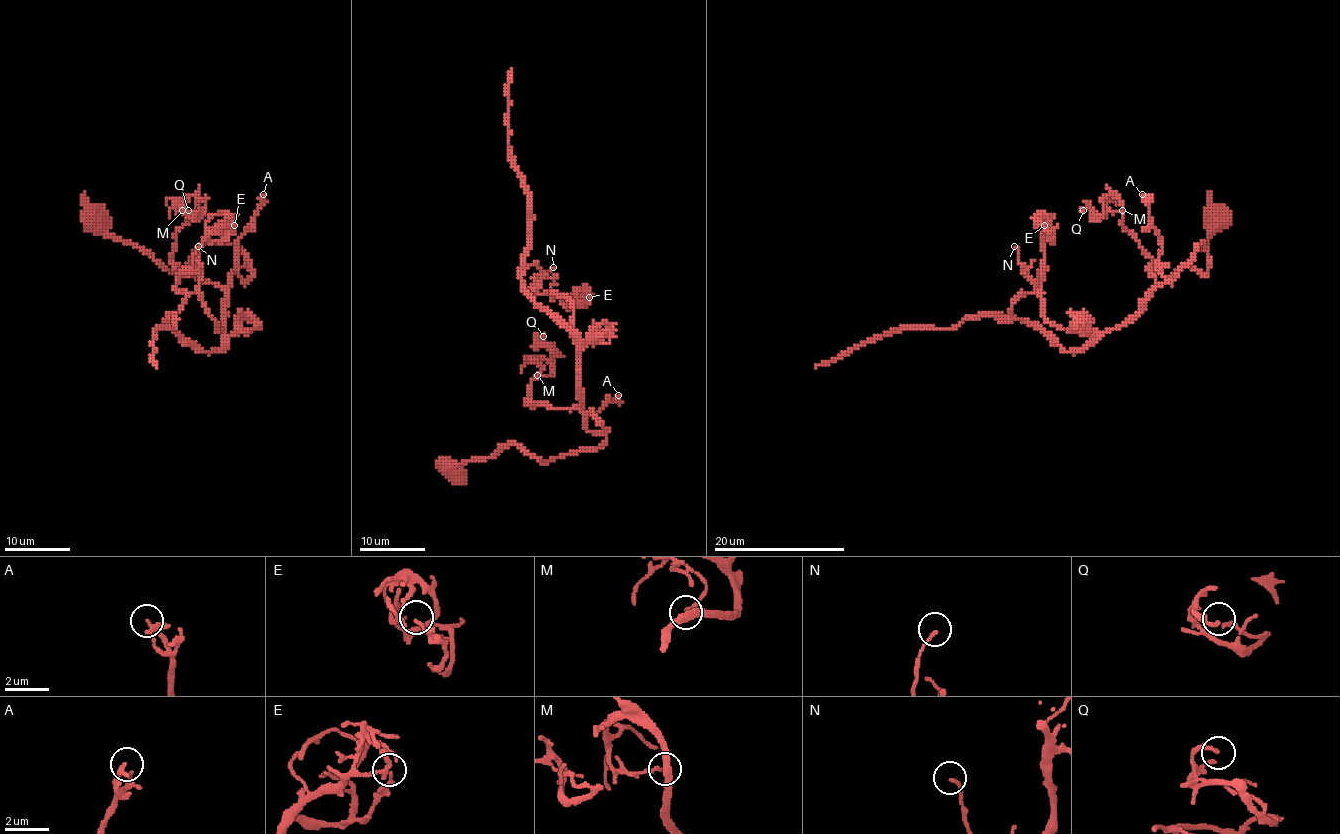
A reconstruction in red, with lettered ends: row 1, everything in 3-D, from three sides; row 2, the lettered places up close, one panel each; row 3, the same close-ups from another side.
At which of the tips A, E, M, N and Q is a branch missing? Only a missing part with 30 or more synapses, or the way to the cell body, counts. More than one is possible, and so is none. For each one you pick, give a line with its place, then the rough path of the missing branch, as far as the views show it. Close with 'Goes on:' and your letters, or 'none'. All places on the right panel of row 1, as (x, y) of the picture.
Goes on: none

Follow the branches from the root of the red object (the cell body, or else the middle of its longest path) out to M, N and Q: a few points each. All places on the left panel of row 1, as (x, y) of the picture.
M: (95, 217), (177, 274), (203, 245), (236, 245), (250, 264), (226, 287), (172, 259), (196, 199), (182, 210)
N: (95, 217), (177, 274), (206, 243), (242, 251), (213, 351), (167, 321), (198, 246)
Q: (95, 217), (177, 274), (236, 245), (250, 264), (226, 287), (170, 256), (205, 204), (188, 210)

